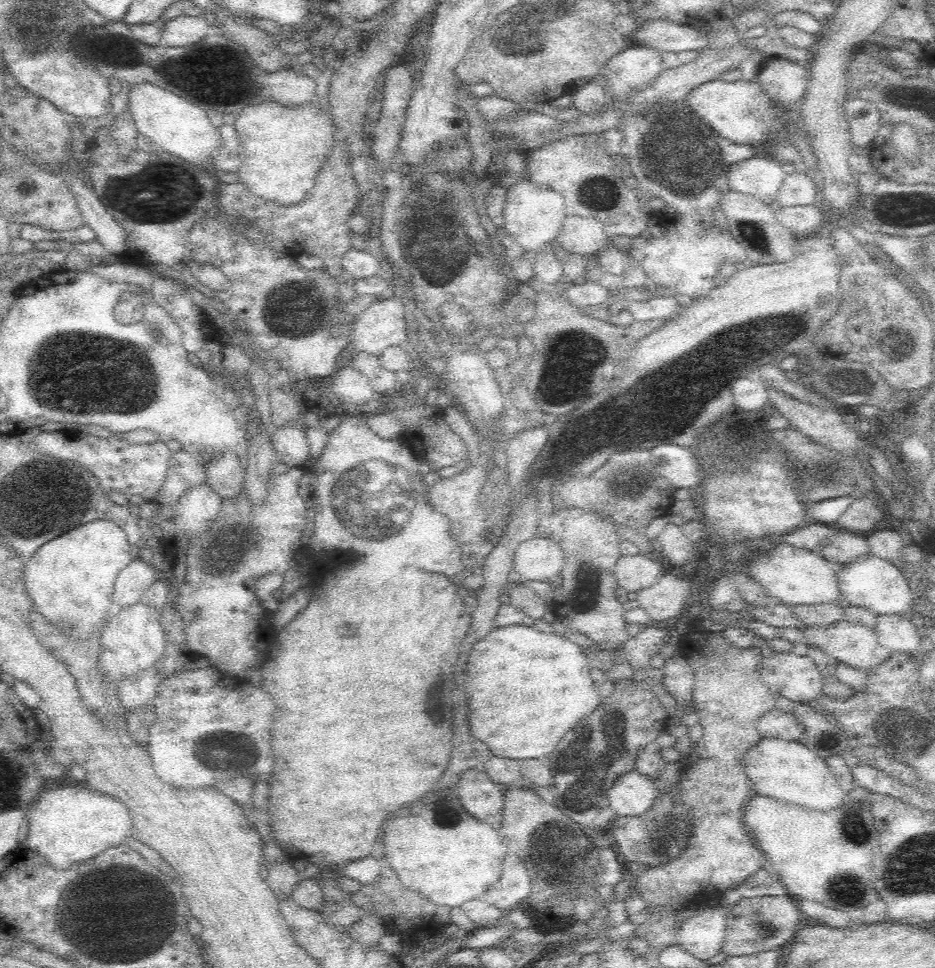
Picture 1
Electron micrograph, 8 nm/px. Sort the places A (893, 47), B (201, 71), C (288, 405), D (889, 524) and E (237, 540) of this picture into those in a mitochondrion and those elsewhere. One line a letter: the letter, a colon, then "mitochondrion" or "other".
A: other
B: mitochondrion
C: other
D: other
E: mitochondrion

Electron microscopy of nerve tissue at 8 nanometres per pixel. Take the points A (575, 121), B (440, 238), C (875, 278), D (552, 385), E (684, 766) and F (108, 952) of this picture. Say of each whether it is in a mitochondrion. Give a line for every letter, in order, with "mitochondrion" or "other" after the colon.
A: other
B: mitochondrion
C: other
D: other
E: other
F: mitochondrion

